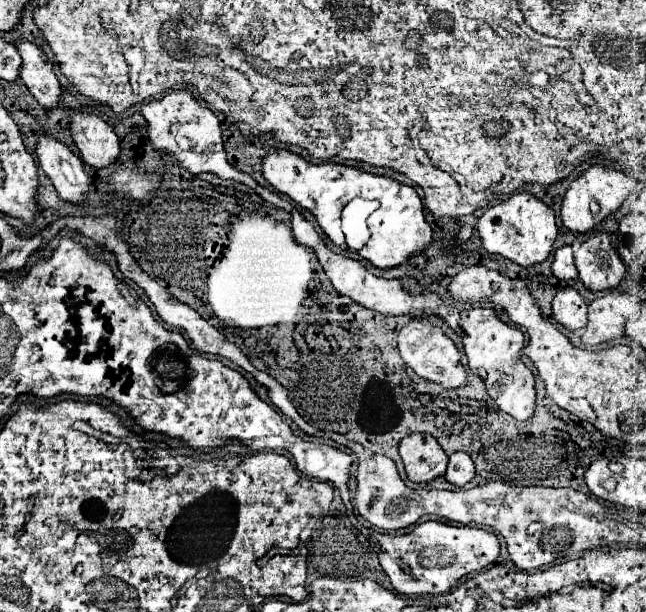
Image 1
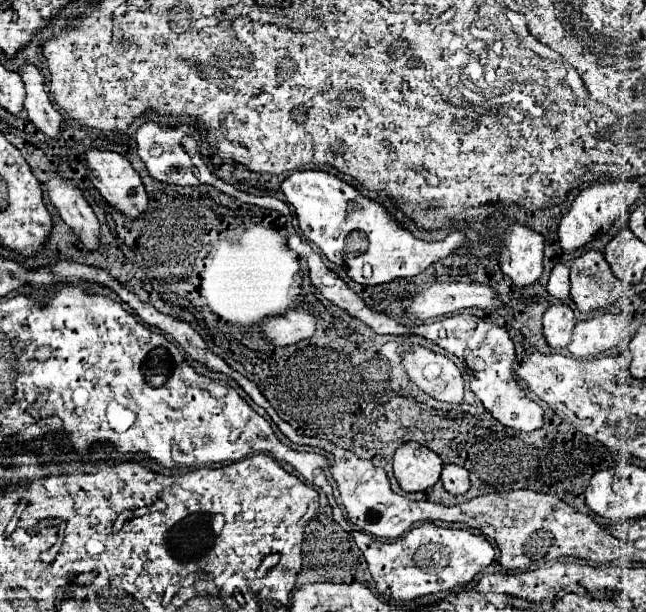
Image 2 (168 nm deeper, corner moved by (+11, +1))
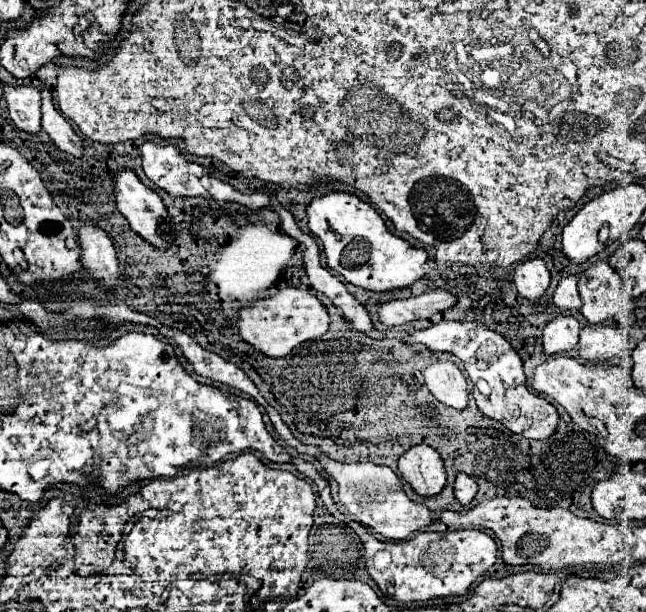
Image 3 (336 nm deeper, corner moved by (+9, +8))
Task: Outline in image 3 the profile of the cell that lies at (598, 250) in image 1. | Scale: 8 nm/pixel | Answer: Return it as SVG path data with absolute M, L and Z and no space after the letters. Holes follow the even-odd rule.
M595 263L591 269L583 271L583 275L579 277L579 293L583 301L581 313L591 325L603 325L605 321L613 319L625 305L621 277L609 267L609 263Z

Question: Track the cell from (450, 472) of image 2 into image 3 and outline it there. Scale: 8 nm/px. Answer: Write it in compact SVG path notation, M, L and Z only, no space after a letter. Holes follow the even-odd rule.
M459 473L455 479L455 497L461 505L469 505L477 495L477 485L471 477L467 477L465 473Z

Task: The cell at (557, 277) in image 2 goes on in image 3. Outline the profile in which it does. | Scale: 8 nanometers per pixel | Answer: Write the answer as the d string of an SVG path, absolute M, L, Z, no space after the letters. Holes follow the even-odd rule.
M563 277L553 295L553 303L565 311L581 311L581 297L577 289L577 277Z

